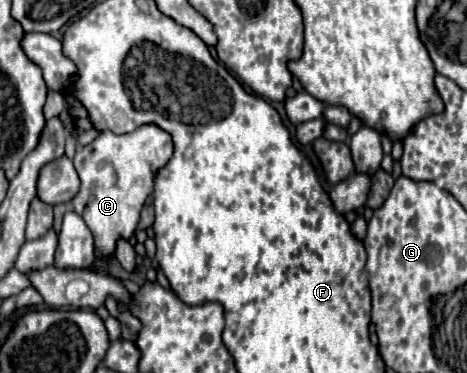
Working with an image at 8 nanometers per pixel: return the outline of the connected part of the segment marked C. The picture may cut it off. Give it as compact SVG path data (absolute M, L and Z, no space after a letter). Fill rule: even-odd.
M152 124L122 136L114 136L114 132L106 130L88 146L76 148L72 162L80 176L80 190L68 204L90 228L98 260L110 260L116 252L116 242L130 240L134 236L144 200L152 194L154 172L162 168L170 156L170 134Z

